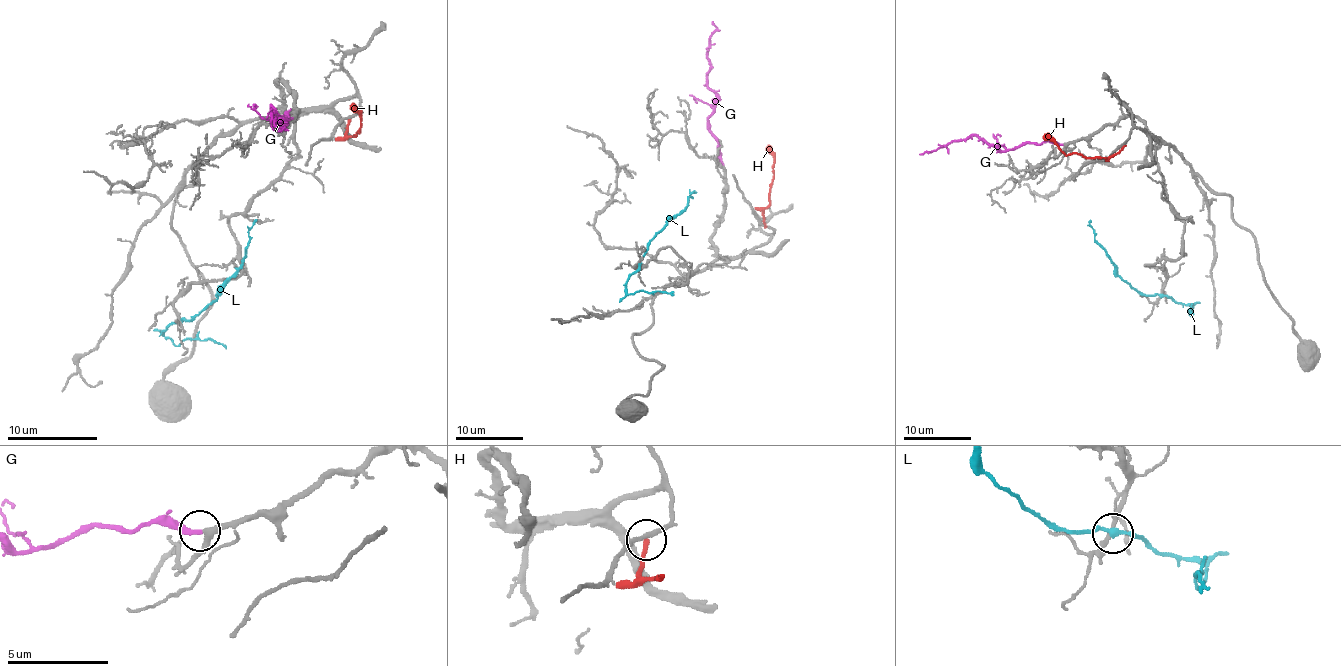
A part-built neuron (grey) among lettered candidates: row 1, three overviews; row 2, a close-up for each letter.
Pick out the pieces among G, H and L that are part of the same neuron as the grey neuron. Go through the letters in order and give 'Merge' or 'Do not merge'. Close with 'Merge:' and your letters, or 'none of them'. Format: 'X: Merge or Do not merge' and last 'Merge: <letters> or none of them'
G: Merge
H: Do not merge
L: Do not merge
Merge: G

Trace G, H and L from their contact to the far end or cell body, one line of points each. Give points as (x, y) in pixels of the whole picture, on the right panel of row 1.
G: (1062, 144), (1043, 141), (999, 151), (982, 139), (971, 136), (920, 154)
H: (1124, 144), (1109, 158), (1087, 158), (1075, 153), (1065, 154), (1043, 136)
L: (1161, 296), (1139, 294), (1122, 279), (1116, 264), (1094, 239), (1090, 220)

